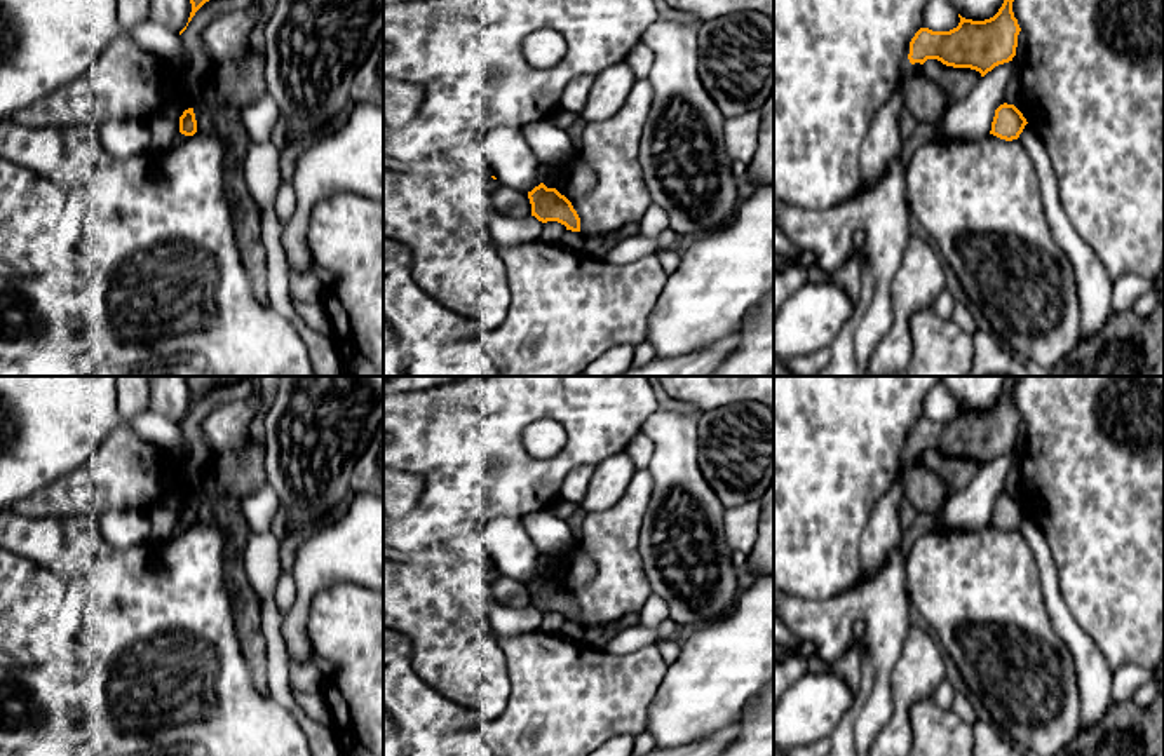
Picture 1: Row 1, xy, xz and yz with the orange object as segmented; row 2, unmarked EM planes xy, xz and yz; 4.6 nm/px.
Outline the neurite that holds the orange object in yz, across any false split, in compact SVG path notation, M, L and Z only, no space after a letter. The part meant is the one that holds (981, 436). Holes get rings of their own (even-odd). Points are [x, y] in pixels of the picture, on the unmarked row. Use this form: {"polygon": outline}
{"polygon": "M1007 376L1005 390L998 402L985 411L965 409L950 422L932 422L922 416L911 429L901 451L901 467L922 462L927 449L946 456L971 458L985 467L995 456L1012 451L1021 422L1012 402L1018 376Z"}

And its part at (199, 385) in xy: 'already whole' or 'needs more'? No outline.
already whole

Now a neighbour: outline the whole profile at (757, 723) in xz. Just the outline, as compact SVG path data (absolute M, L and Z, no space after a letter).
M774 681L741 716L741 733L721 756L774 756Z

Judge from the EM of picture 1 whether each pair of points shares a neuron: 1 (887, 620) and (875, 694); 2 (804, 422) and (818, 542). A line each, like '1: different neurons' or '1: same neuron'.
1: same neuron
2: same neuron

